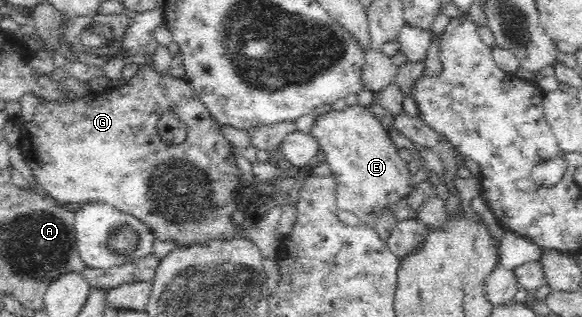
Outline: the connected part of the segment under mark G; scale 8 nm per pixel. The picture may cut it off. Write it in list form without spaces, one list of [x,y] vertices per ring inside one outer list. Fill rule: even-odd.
[[[139,65],[138,72],[132,79],[127,79],[126,85],[116,87],[112,91],[108,90],[106,93],[91,93],[87,97],[93,97],[92,99],[84,97],[74,99],[74,101],[41,101],[35,109],[32,121],[20,126],[19,149],[35,172],[38,184],[42,186],[49,197],[52,195],[58,201],[64,201],[64,203],[108,203],[108,205],[139,219],[154,233],[155,240],[172,241],[172,243],[176,243],[177,248],[208,244],[210,241],[230,241],[230,239],[240,238],[238,229],[241,228],[234,223],[232,215],[238,211],[240,201],[244,199],[242,193],[246,191],[248,184],[242,181],[242,171],[232,157],[233,143],[220,131],[222,129],[220,121],[216,120],[210,110],[198,100],[192,87],[185,80],[177,79],[172,75],[162,76],[156,69],[153,69],[154,67],[155,65]],[[168,110],[174,110],[187,128],[186,139],[178,145],[164,143],[157,132],[157,123],[162,114]]]

